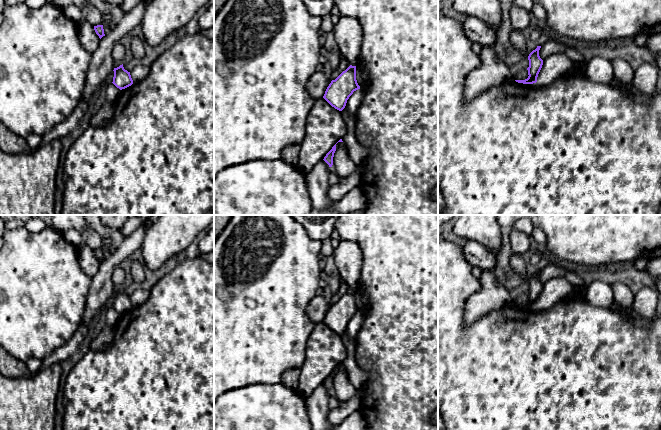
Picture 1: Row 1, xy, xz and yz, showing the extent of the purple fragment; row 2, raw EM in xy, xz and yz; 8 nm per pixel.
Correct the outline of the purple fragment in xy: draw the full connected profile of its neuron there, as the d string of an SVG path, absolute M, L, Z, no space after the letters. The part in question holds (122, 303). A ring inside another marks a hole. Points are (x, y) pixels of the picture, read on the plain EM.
M123 288L114 292L113 308L120 314L125 313L133 308L130 296L124 293Z

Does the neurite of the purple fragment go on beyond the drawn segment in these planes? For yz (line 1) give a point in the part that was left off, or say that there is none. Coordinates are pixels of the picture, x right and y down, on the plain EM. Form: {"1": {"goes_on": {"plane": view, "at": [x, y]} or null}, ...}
{"1": {"goes_on": null}}

